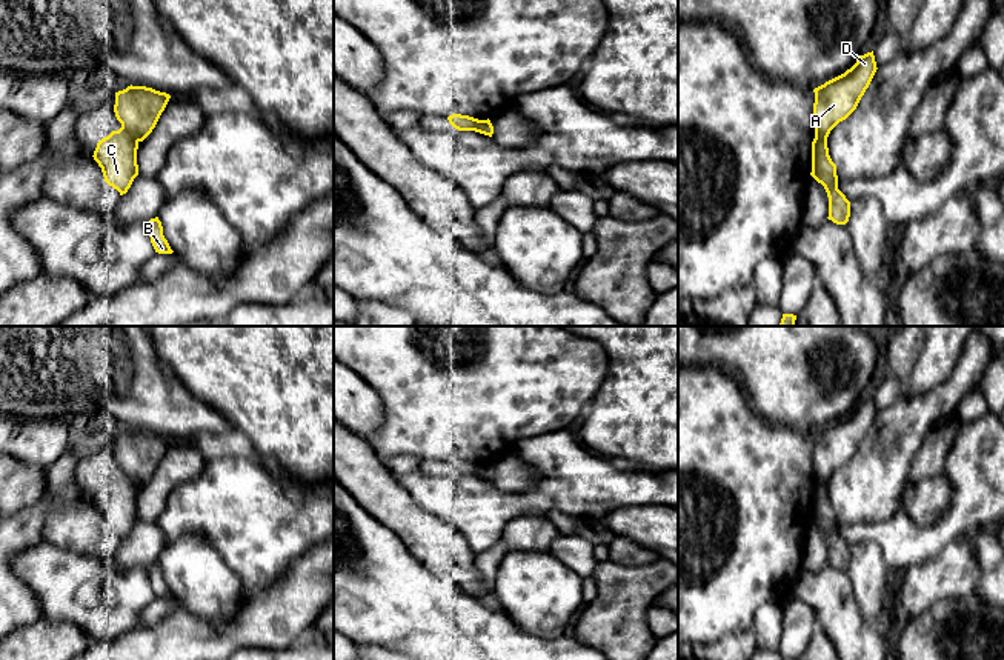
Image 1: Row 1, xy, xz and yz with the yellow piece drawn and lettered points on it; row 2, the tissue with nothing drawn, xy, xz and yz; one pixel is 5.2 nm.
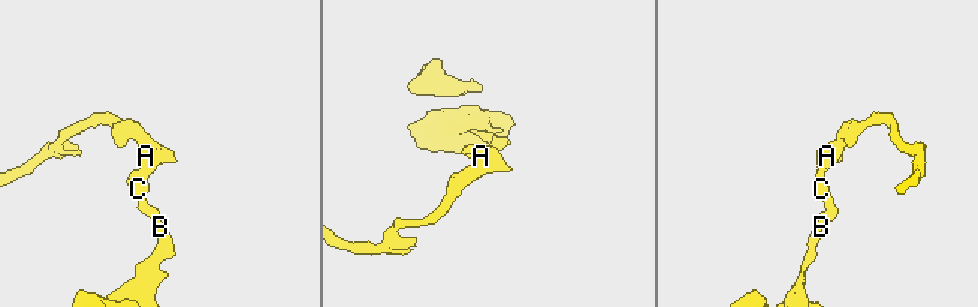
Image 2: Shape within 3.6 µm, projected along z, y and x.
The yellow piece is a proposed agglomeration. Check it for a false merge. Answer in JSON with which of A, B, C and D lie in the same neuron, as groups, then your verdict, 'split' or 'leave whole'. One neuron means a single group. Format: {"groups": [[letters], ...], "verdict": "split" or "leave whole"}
{"groups": [["A", "D"], ["B", "C"]], "verdict": "split"}

